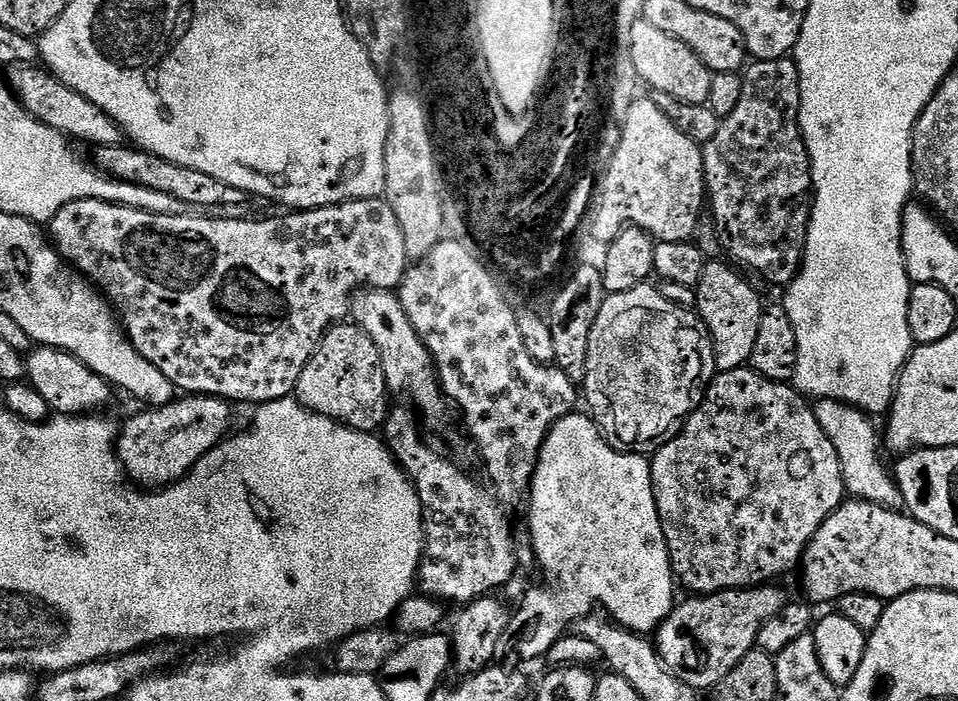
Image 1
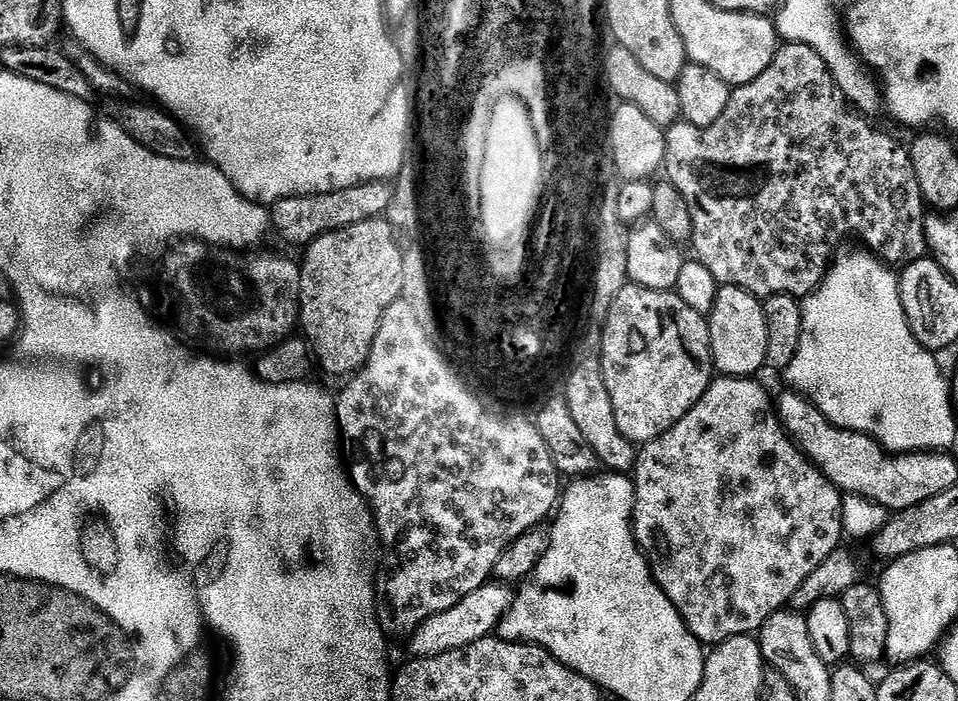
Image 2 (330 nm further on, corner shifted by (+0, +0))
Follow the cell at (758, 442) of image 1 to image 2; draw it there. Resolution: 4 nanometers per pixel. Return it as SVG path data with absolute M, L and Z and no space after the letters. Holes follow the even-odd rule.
M720 376L713 379L706 394L692 409L666 434L643 445L636 457L634 483L636 486L636 510L634 513L634 531L636 542L645 553L656 551L660 556L652 556L652 574L660 589L674 602L686 626L696 635L696 639L705 646L715 646L735 636L751 636L759 633L760 628L775 612L787 609L792 603L792 595L830 558L832 551L841 547L845 539L843 526L844 496L826 477L816 469L815 464L801 451L799 444L788 435L784 421L774 407L774 400L759 384L759 379L743 376Z

